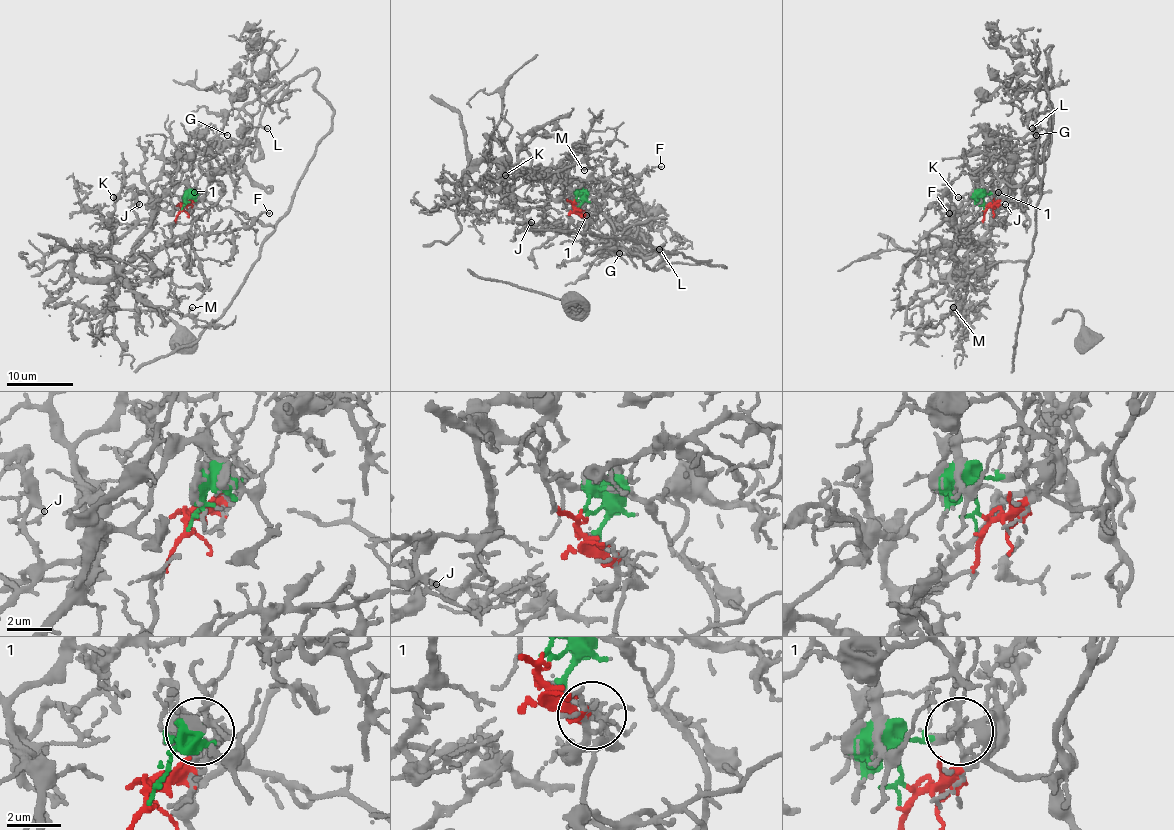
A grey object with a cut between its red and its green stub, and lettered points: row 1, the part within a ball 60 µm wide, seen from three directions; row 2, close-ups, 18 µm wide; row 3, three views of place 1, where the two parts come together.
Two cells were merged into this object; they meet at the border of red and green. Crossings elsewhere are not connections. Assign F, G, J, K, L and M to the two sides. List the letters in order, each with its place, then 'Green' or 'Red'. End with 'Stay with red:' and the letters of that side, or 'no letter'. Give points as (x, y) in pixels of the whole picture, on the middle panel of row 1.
F: Place: (661, 166). Red
G: Place: (619, 253). Green
J: Place: (531, 222). Red
K: Place: (505, 175). Red
L: Place: (659, 249). Green
M: Place: (584, 170). Red
Stay with red: F, J, K, M

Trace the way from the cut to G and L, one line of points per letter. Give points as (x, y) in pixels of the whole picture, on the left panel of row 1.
G: (184, 205), (187, 193), (196, 190), (192, 203), (199, 200), (234, 157), (236, 148), (219, 135), (227, 135)
L: (184, 205), (196, 190), (192, 203), (199, 200), (252, 142), (241, 135), (267, 128)

